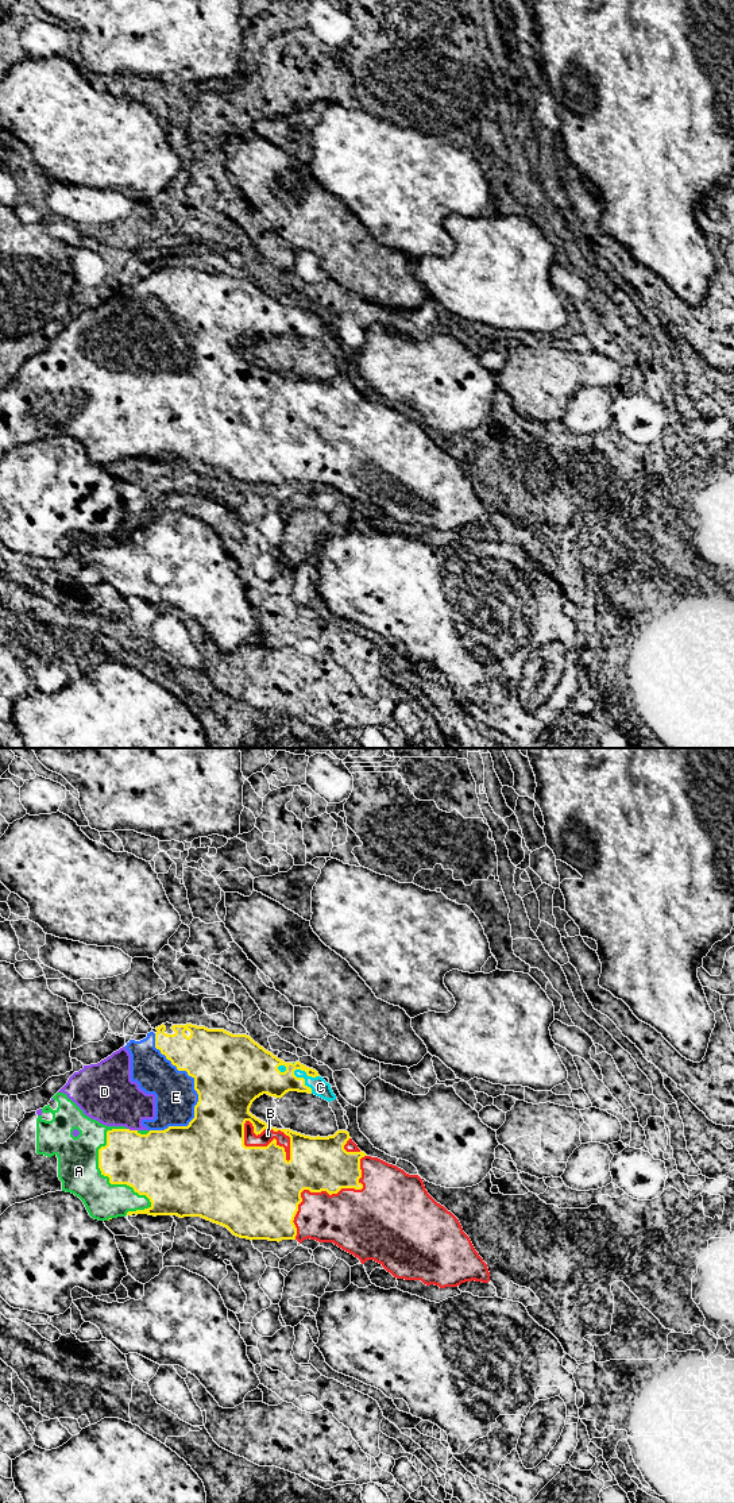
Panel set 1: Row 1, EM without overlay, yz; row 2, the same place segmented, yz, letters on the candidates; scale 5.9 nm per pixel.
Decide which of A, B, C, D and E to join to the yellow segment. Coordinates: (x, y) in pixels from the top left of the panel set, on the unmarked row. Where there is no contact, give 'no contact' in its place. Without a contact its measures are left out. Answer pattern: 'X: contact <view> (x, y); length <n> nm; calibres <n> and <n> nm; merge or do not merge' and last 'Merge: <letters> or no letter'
A: contact yz (108, 420); length 550 nm; calibres 340 and 240 nm; merge
B: contact yz (275, 374); length 360 nm; calibres 300 and 80 nm; merge
C: contact yz (304, 323); length 180 nm; calibres 200 and 100 nm; merge
D: contact yz (132, 374); length 70 nm; calibres 380 and 320 nm; merge
E: contact yz (192, 320); length 600 nm; calibres 440 and 240 nm; merge
Merge: A, B, C, D, E

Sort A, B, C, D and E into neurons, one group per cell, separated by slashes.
A B C D E

